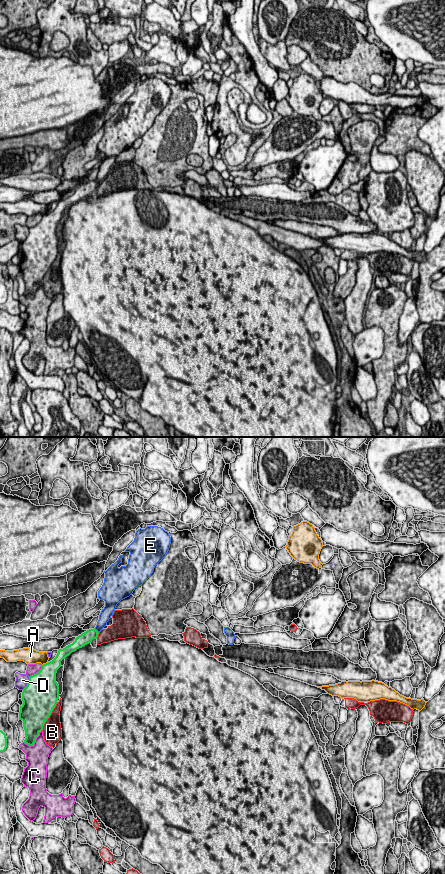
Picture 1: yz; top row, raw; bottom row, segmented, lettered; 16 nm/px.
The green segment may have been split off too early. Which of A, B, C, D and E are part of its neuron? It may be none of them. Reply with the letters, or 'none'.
none

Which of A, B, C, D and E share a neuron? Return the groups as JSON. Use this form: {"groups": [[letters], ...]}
{"groups": [["A"], ["B"], ["C"], ["D"], ["E"]]}

